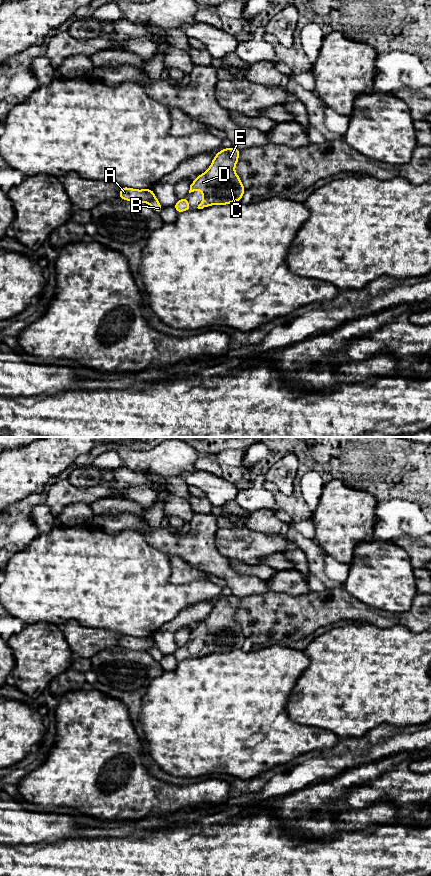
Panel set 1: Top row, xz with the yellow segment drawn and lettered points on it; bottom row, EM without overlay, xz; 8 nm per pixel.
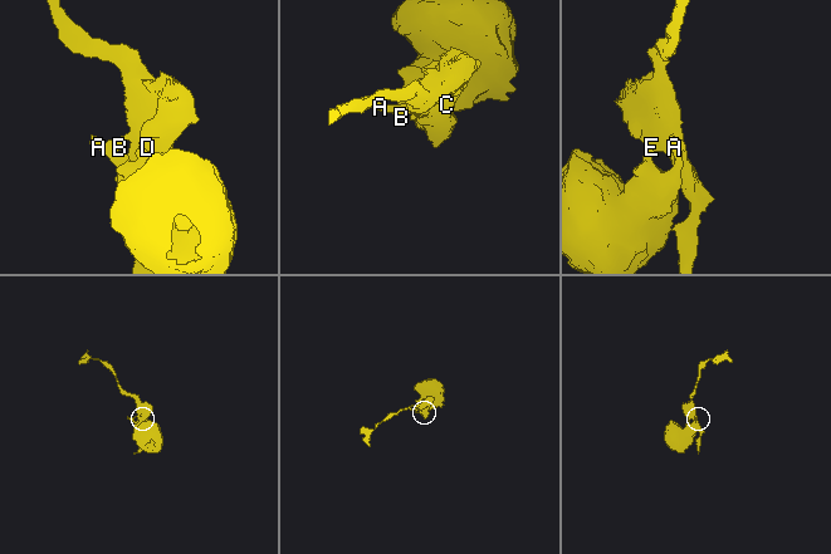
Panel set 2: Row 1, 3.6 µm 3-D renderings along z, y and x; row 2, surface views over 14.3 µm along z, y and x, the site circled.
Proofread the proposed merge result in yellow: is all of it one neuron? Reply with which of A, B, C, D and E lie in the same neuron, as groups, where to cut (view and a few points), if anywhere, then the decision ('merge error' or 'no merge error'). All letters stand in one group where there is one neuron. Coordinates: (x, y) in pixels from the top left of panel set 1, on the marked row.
A / B C D E | xz (154, 196), (147, 203) | merge error

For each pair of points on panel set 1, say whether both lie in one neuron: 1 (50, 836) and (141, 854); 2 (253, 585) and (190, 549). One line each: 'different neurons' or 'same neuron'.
1: different neurons
2: same neuron

